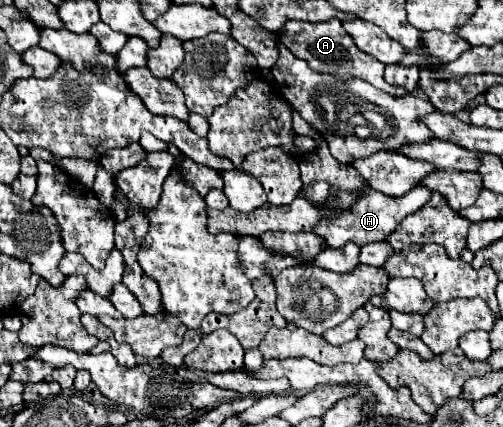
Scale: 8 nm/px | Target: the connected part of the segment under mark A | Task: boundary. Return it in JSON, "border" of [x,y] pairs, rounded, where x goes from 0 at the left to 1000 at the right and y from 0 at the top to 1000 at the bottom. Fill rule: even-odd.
{"border":[[[660,42],[654,52],[586,52],[586,47],[579,47],[575,56],[567,56],[555,70],[555,94],[586,131],[610,141],[622,164],[630,164],[638,173],[642,169],[658,173],[666,187],[714,183],[714,187],[726,187],[726,192],[742,197],[746,206],[753,206],[761,215],[773,215],[773,225],[809,225],[813,220],[813,215],[805,215],[805,206],[789,206],[785,197],[765,192],[765,183],[761,183],[761,159],[765,155],[750,136],[718,122],[702,103],[702,89],[690,84],[676,47]],[[654,52],[662,52],[662,56],[654,56]]]}

